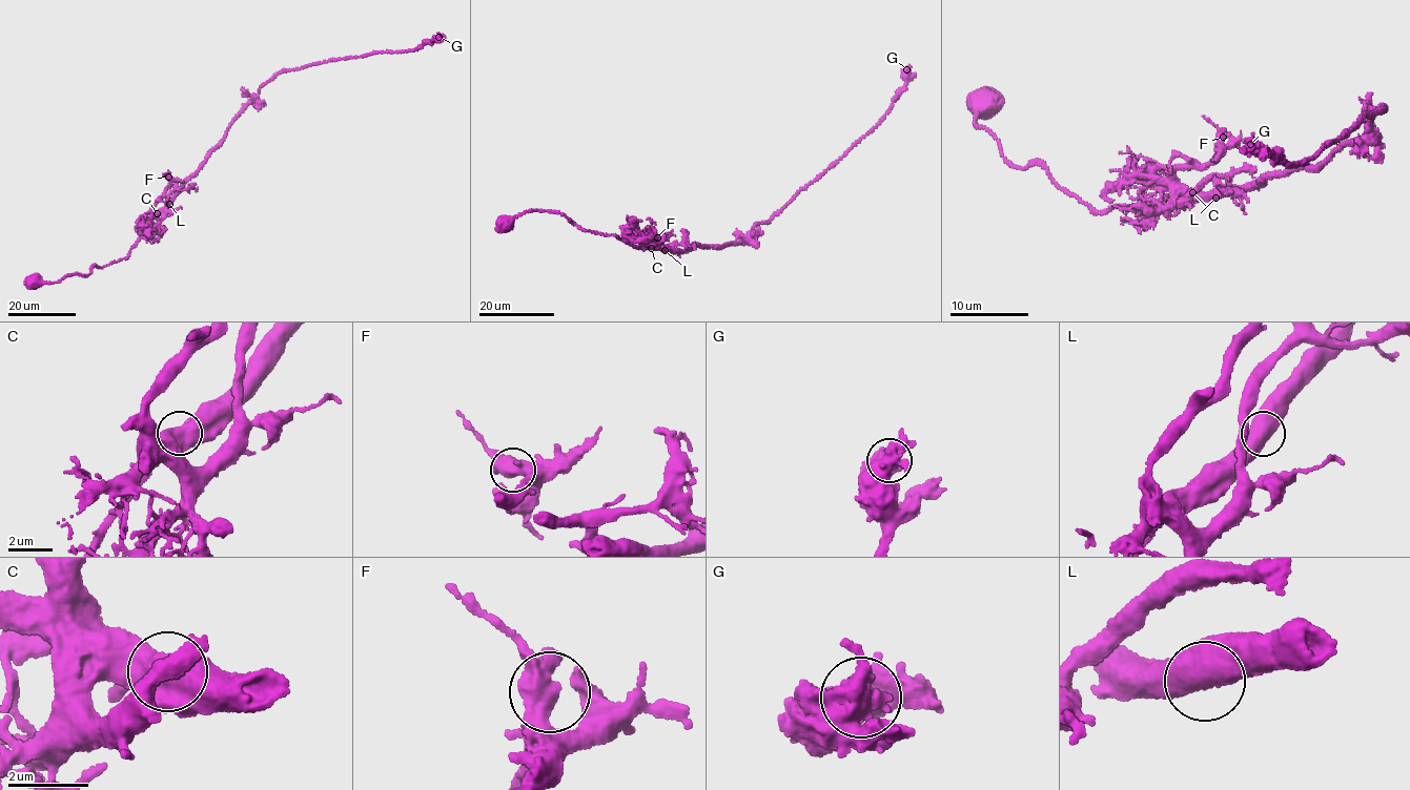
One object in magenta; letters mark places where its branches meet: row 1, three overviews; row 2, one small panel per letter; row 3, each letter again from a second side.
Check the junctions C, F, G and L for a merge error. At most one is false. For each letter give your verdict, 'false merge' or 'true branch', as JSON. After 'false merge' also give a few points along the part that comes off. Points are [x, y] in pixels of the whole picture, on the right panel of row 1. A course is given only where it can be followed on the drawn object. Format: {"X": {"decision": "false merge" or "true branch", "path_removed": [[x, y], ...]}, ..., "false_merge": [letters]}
{"C": {"decision": "true branch"}, "F": {"decision": "true branch"}, "G": {"decision": "true branch"}, "L": {"decision": "true branch"}, "false_merge": []}

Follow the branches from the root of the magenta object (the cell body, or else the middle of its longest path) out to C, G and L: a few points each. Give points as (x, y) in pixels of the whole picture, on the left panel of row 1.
C: (34, 281), (52, 283), (75, 274), (87, 274), (95, 266), (105, 266), (125, 258), (157, 213)
G: (34, 281), (87, 274), (95, 266), (127, 256), (258, 89), (277, 75), (334, 59), (408, 52), (438, 37)
L: (34, 281), (52, 283), (87, 274), (95, 266), (125, 258), (150, 221), (169, 204)

